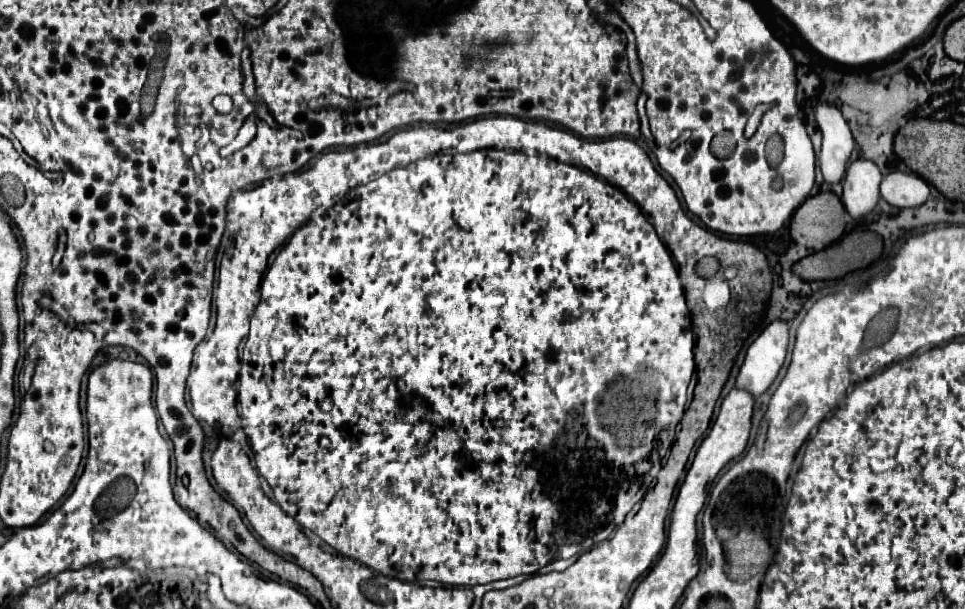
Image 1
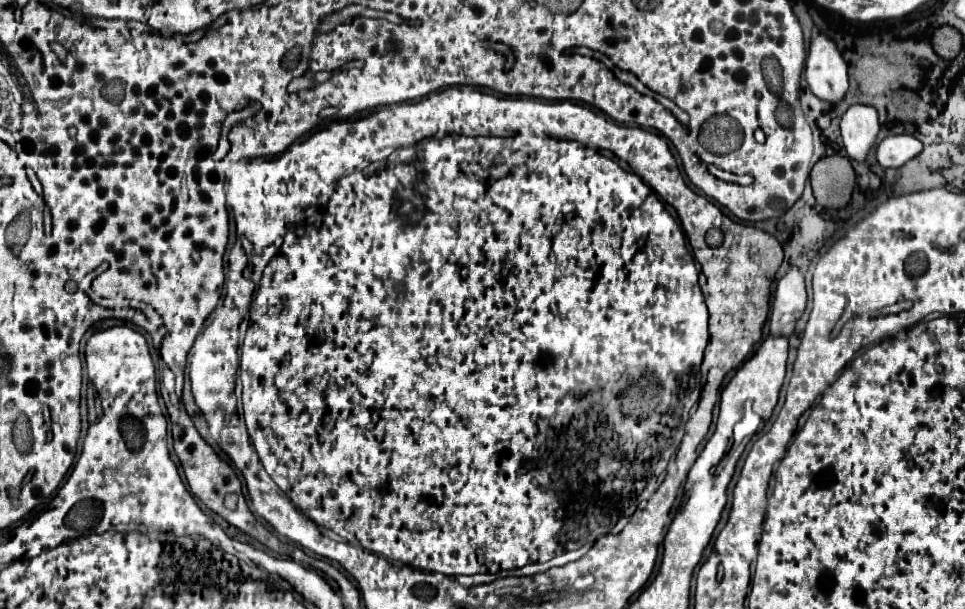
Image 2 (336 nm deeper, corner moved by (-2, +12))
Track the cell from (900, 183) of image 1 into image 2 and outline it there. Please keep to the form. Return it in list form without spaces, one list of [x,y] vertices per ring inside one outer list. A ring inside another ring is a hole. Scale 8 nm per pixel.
[[[890,135],[876,147],[876,159],[882,167],[902,167],[906,161],[914,159],[924,145],[912,135]]]

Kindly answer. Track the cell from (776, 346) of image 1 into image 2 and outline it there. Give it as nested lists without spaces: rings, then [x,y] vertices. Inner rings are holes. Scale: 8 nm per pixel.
[[[792,267],[780,281],[774,293],[774,305],[770,315],[770,333],[790,335],[796,321],[806,309],[806,285],[804,271]]]

